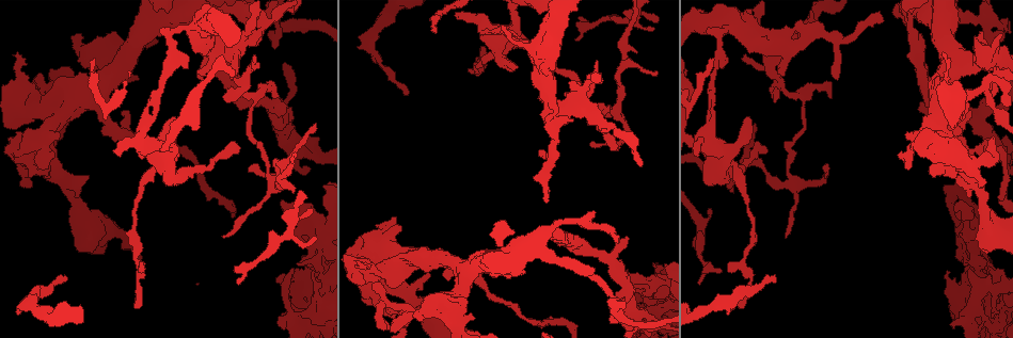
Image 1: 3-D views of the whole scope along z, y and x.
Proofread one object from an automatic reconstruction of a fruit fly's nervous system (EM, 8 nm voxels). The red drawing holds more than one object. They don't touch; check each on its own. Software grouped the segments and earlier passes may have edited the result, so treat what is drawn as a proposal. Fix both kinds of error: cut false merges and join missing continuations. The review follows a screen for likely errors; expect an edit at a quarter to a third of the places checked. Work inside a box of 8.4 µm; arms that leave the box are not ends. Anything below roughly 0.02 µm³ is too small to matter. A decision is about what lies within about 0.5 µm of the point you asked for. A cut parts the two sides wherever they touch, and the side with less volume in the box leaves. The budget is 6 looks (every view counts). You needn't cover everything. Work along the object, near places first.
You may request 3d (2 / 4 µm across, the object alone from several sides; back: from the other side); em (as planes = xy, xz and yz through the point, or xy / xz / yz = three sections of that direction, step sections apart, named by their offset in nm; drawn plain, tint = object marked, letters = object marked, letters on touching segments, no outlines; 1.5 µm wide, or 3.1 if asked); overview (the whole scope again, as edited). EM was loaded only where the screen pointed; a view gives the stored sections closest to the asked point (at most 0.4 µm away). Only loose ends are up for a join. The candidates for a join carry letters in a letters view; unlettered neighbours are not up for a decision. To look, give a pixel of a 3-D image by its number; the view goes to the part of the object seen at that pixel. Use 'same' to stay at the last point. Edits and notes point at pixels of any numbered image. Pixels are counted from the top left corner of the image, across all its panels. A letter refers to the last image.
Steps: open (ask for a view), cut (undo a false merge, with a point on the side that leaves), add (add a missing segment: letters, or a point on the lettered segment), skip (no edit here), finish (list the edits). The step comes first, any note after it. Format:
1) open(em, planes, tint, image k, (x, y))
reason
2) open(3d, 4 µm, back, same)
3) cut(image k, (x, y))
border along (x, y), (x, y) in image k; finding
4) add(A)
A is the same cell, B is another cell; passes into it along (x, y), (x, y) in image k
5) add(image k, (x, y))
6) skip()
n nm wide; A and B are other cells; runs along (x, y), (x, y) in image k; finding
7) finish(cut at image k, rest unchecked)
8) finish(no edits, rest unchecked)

open(em, xz, step 8, letters, image 1, (883, 20))
tapers out

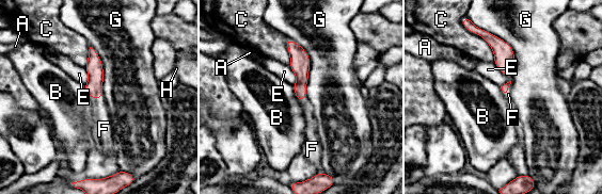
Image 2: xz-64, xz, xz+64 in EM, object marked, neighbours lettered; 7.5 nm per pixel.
open(em, planes, letters, same)

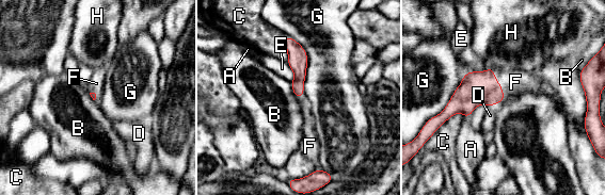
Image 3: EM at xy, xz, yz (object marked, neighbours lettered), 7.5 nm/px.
add(F)
F is the same cell, A, B, C, D, E, G and H are other cells; passes into it along (477, 87), (502, 90), (515, 82) in image 3; the neuron continues

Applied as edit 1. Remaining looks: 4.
open(overview)
see it whole again

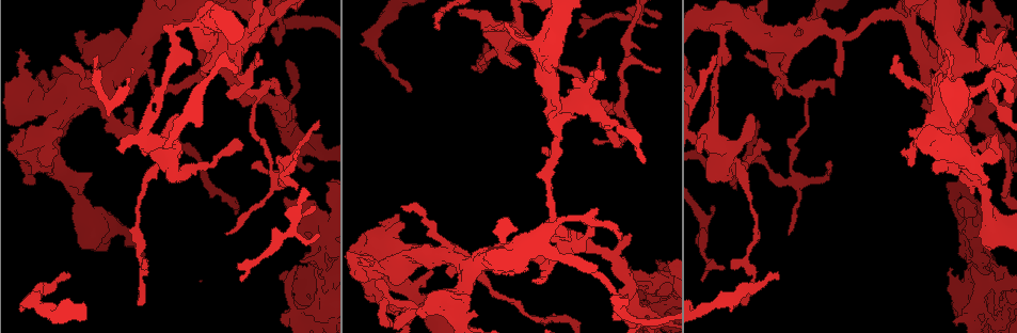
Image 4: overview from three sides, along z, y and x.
open(em, planes, letters, image 4, (114, 28))
thick end

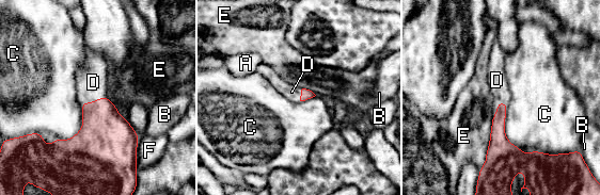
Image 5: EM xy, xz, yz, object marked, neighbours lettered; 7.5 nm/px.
add(D)
D is the same cell, A, B, C, E and F are other cells; passes into it along (105, 132), (94, 101), (93, 82) in image 5; the neuron continues

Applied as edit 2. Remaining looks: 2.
finish(add at image 3, add at image 5, rest unchecked)

